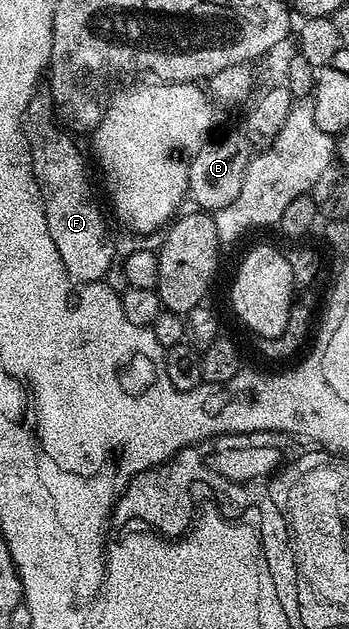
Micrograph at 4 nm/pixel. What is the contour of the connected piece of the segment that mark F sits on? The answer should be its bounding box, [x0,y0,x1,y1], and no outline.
[26,86,116,282]

